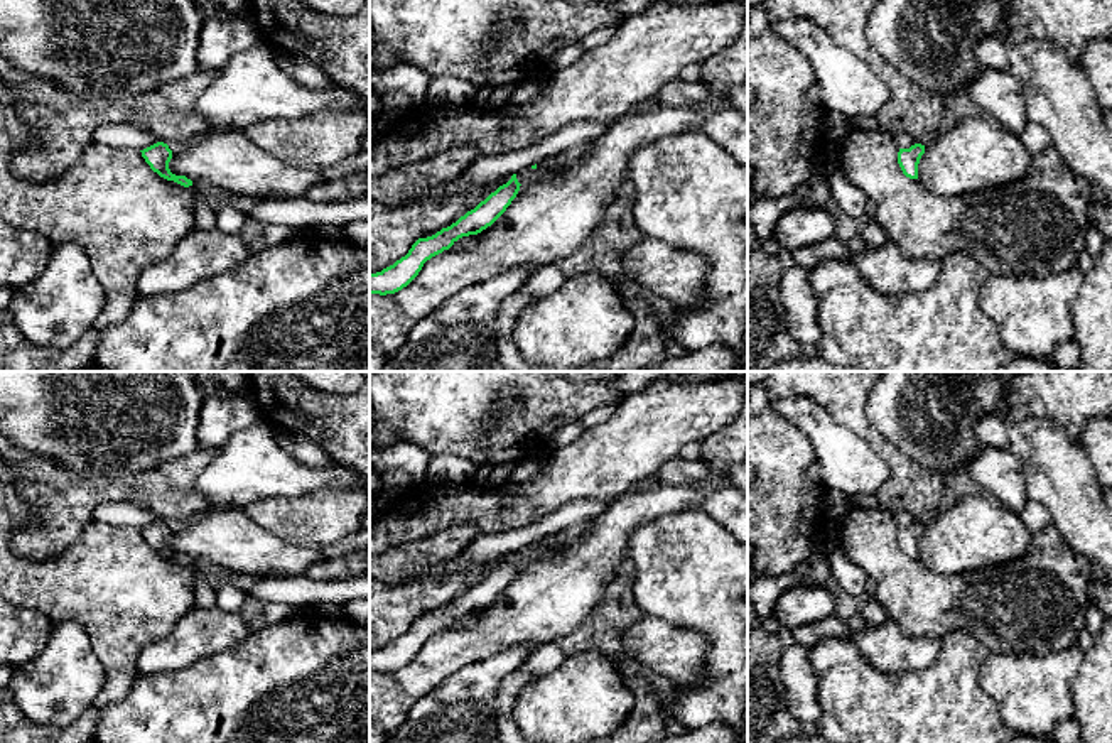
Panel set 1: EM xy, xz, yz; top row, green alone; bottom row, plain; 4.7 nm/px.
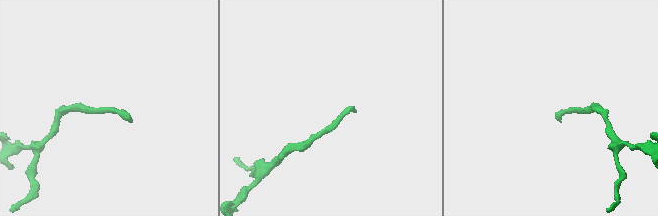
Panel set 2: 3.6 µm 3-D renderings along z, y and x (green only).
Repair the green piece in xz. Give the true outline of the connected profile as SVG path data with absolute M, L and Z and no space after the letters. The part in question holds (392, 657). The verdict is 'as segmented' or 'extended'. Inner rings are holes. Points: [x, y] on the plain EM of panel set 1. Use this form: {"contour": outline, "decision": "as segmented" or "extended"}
{"contour": "M516 552L491 571L474 588L432 615L418 616L408 632L381 650L370 652L370 672L395 672L407 665L432 635L449 628L459 616L478 613L491 605L511 583L520 569Z", "decision": "as segmented"}

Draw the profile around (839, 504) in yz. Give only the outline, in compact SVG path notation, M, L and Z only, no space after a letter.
M829 491L827 517L832 518L835 523L840 523L850 505L869 510L881 508L881 503L876 495L847 496L840 491Z

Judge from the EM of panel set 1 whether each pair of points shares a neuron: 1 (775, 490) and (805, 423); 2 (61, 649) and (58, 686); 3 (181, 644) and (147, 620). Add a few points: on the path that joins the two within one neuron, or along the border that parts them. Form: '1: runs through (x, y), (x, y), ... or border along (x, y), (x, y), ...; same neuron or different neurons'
1: border along (770, 406), (809, 439), (817, 460); different neurons
2: runs through (61, 657), (61, 677); same neuron
3: border along (194, 607), (161, 639), (151, 642), (137, 661); different neurons

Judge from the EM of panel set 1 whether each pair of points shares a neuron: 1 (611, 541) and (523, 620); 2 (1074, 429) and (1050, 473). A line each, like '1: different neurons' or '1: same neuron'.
1: same neuron
2: different neurons

